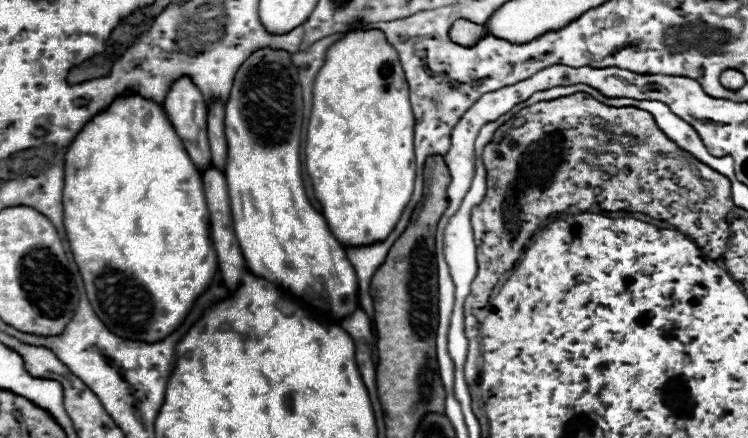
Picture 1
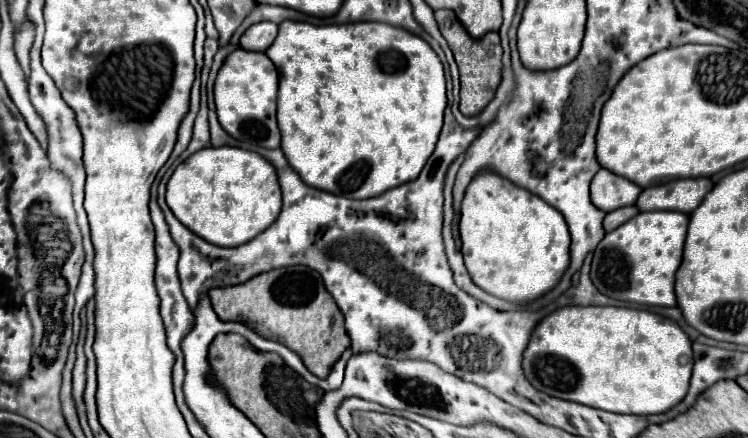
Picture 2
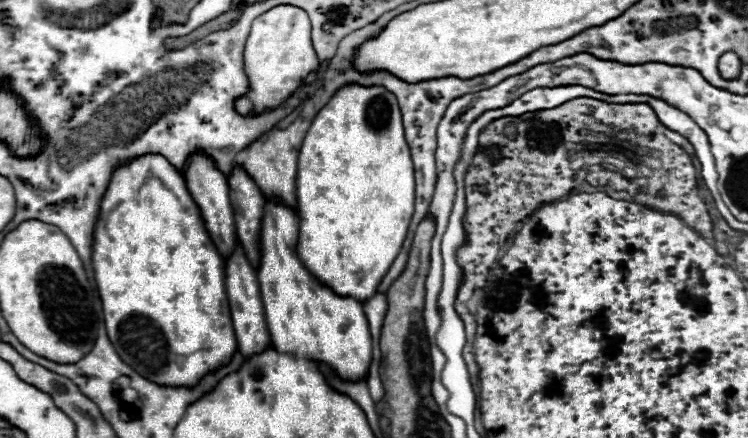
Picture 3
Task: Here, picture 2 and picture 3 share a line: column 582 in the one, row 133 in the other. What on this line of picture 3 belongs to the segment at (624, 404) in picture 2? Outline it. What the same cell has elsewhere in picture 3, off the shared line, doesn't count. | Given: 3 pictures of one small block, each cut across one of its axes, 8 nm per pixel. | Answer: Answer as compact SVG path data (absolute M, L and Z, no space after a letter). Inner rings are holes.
M348 84L342 86L332 100L316 114L312 120L304 140L302 148L298 154L298 180L296 180L296 198L298 198L298 216L300 216L300 236L298 236L298 254L302 262L308 266L310 274L314 274L322 284L330 286L336 294L340 296L352 296L360 302L372 298L376 294L376 288L382 280L382 276L388 272L392 266L392 260L398 256L404 236L408 232L410 218L414 214L414 164L410 158L410 148L404 138L404 124L402 124L402 112L398 106L398 100L392 92L388 92L384 86L358 86L358 84Z

